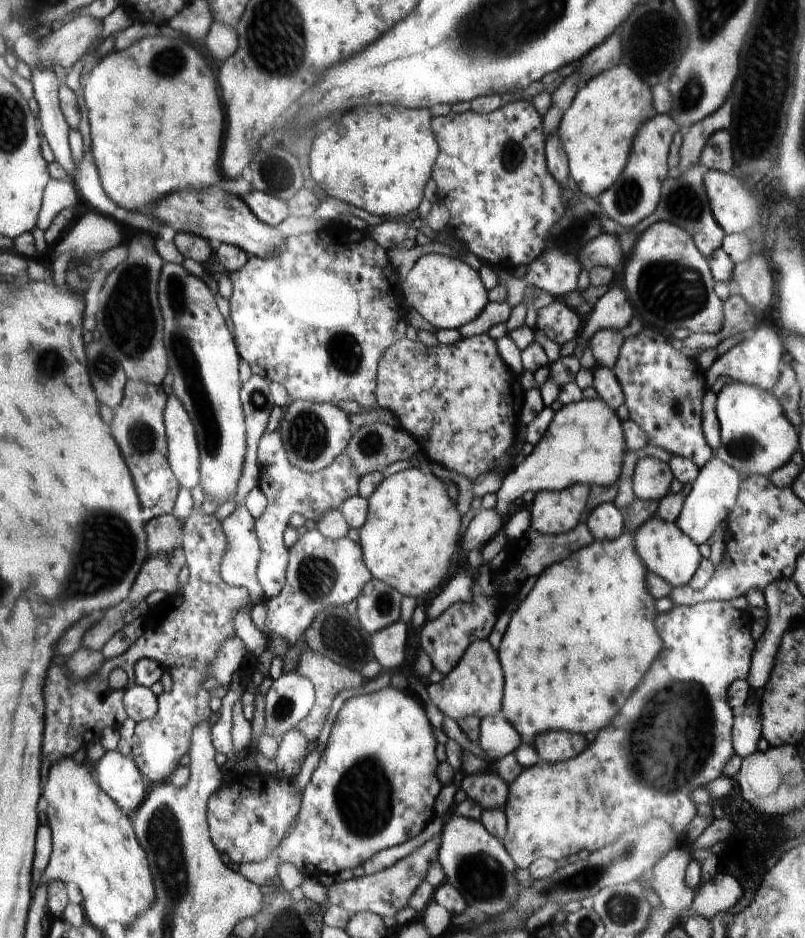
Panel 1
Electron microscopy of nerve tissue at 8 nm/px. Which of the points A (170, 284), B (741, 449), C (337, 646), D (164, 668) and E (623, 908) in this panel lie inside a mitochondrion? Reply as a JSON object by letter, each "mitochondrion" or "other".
{"A":"mitochondrion","B":"mitochondrion","C":"mitochondrion","D":"other","E":"mitochondrion"}

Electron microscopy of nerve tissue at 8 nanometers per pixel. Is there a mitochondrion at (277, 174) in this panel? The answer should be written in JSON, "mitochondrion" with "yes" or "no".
{"mitochondrion":"yes"}

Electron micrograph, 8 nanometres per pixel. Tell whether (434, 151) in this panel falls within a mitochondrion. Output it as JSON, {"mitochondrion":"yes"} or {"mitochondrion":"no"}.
{"mitochondrion":"no"}

